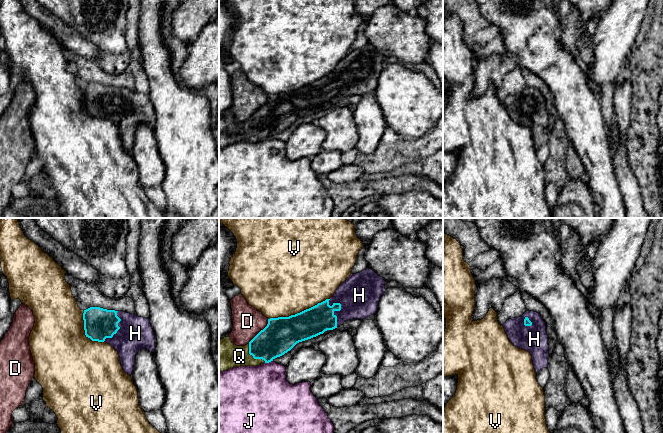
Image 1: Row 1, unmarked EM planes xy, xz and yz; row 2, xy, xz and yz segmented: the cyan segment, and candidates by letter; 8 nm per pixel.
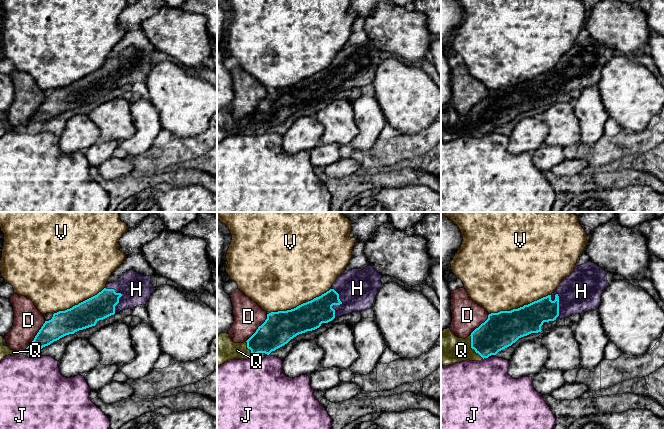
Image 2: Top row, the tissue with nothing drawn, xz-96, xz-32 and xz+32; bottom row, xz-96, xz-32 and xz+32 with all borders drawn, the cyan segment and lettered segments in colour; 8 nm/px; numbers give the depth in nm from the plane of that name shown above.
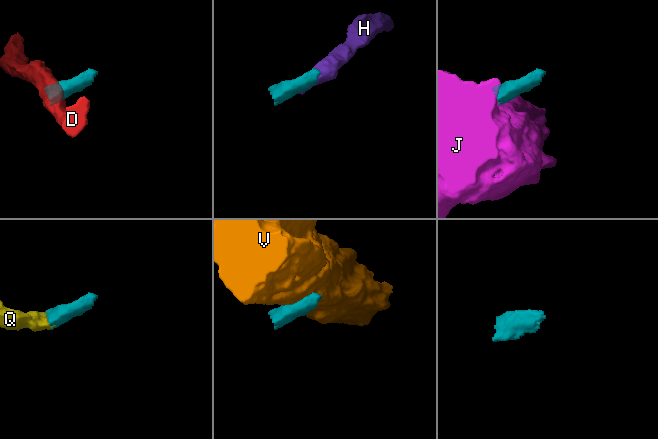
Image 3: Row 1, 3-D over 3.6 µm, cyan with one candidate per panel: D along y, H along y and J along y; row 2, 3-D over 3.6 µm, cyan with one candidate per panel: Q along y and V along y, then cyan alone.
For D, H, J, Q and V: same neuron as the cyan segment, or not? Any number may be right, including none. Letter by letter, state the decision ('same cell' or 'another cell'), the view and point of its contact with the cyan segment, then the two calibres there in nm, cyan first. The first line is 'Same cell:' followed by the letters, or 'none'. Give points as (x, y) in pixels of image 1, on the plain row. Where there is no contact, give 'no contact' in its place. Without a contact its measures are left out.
Same cell: H, Q
D: another cell | xz (260, 107) | 280/240 nm
H: same cell | xz (340, 85) | 220/320 nm
J: another cell | xz (268, 138) | 280/440 nm
Q: same cell | xz (253, 133) | 280/240 nm
V: another cell | xz (298, 89) | 280/500 nm

